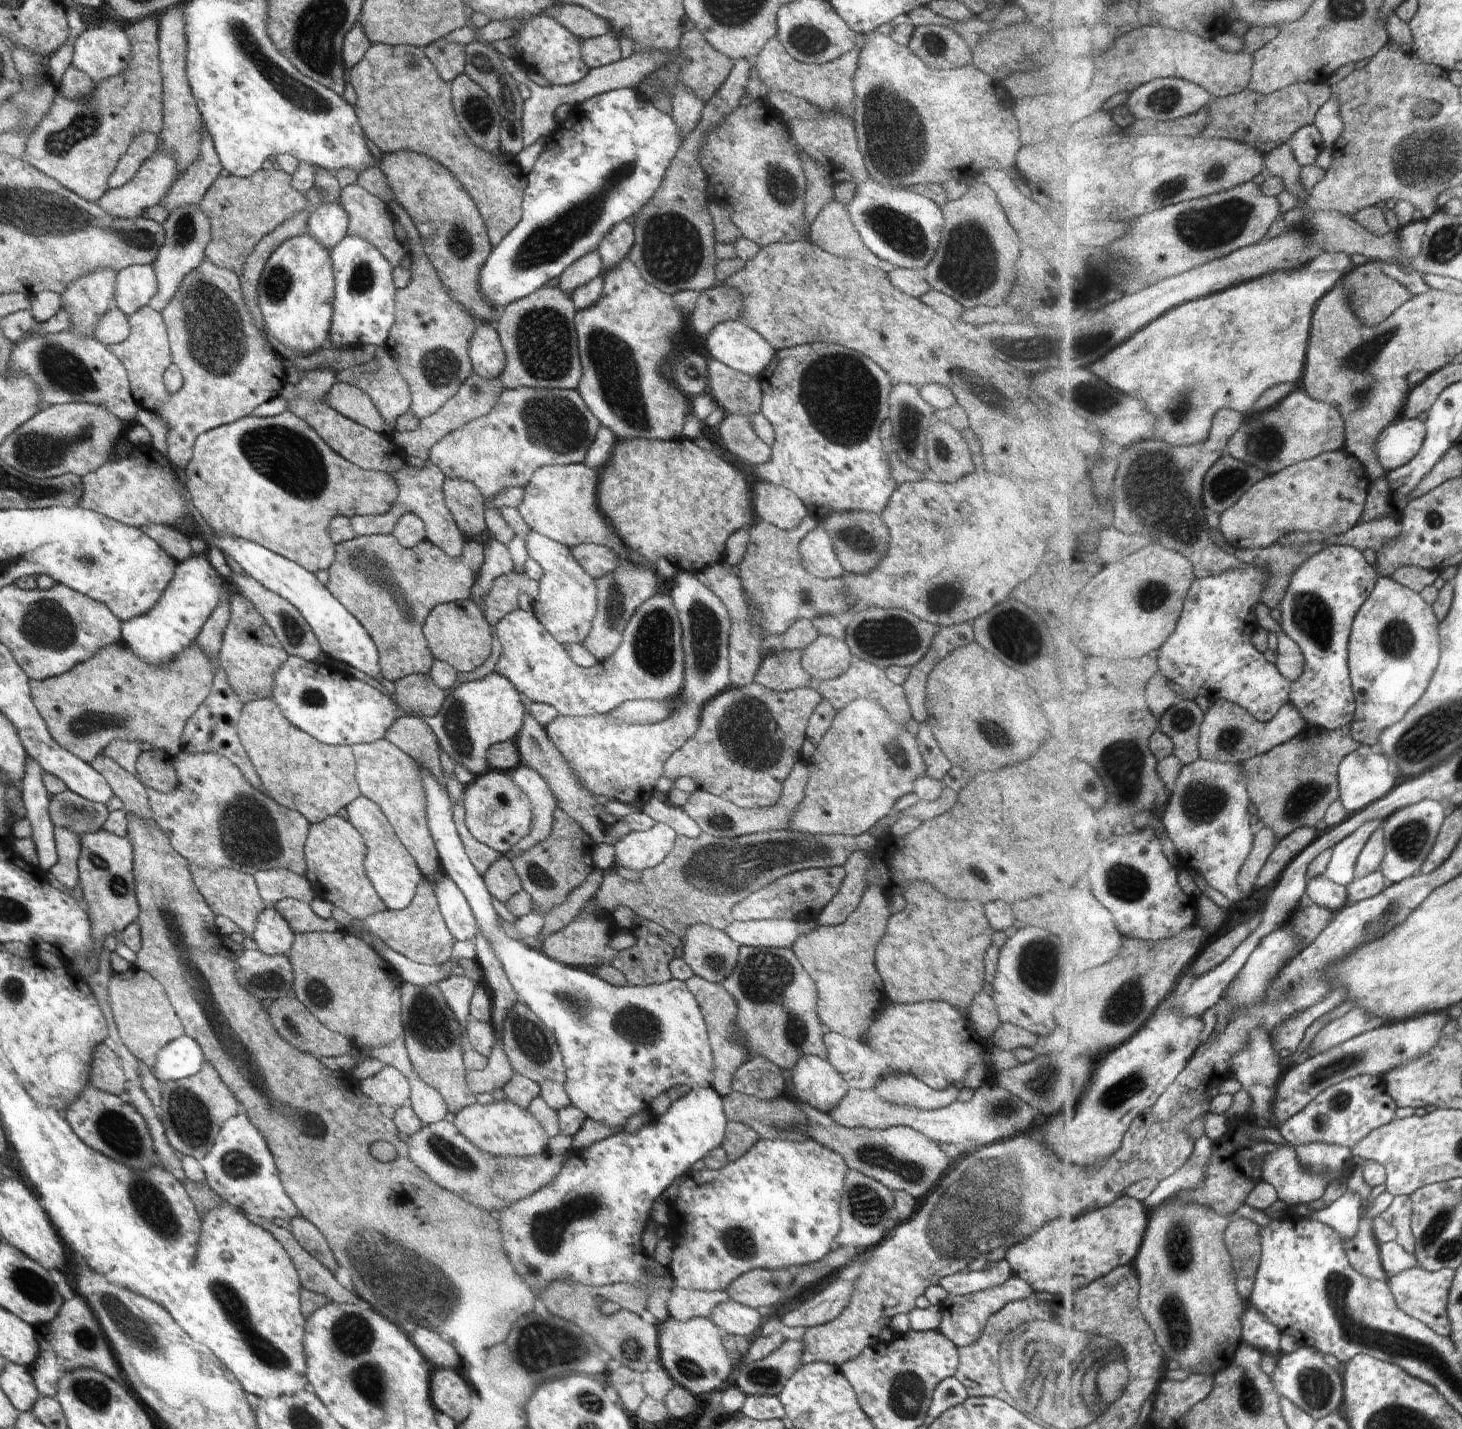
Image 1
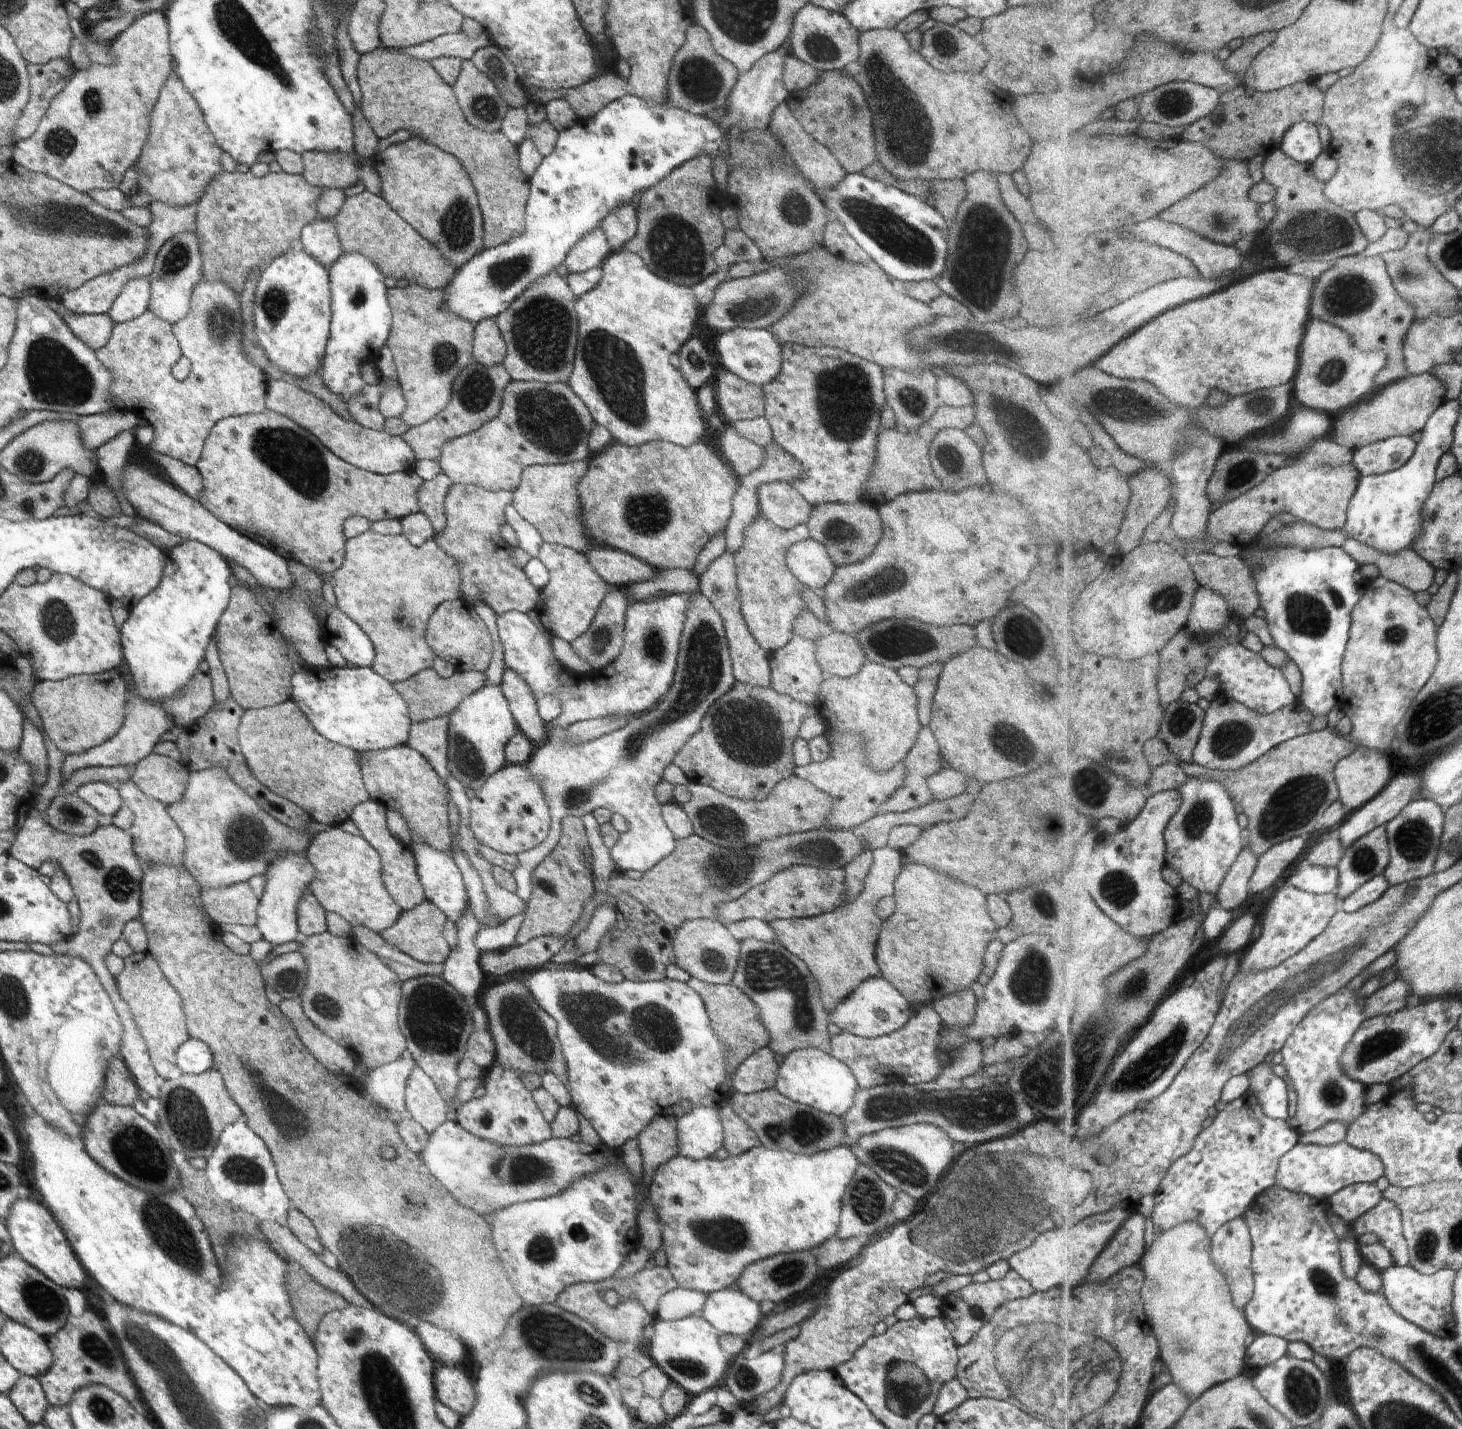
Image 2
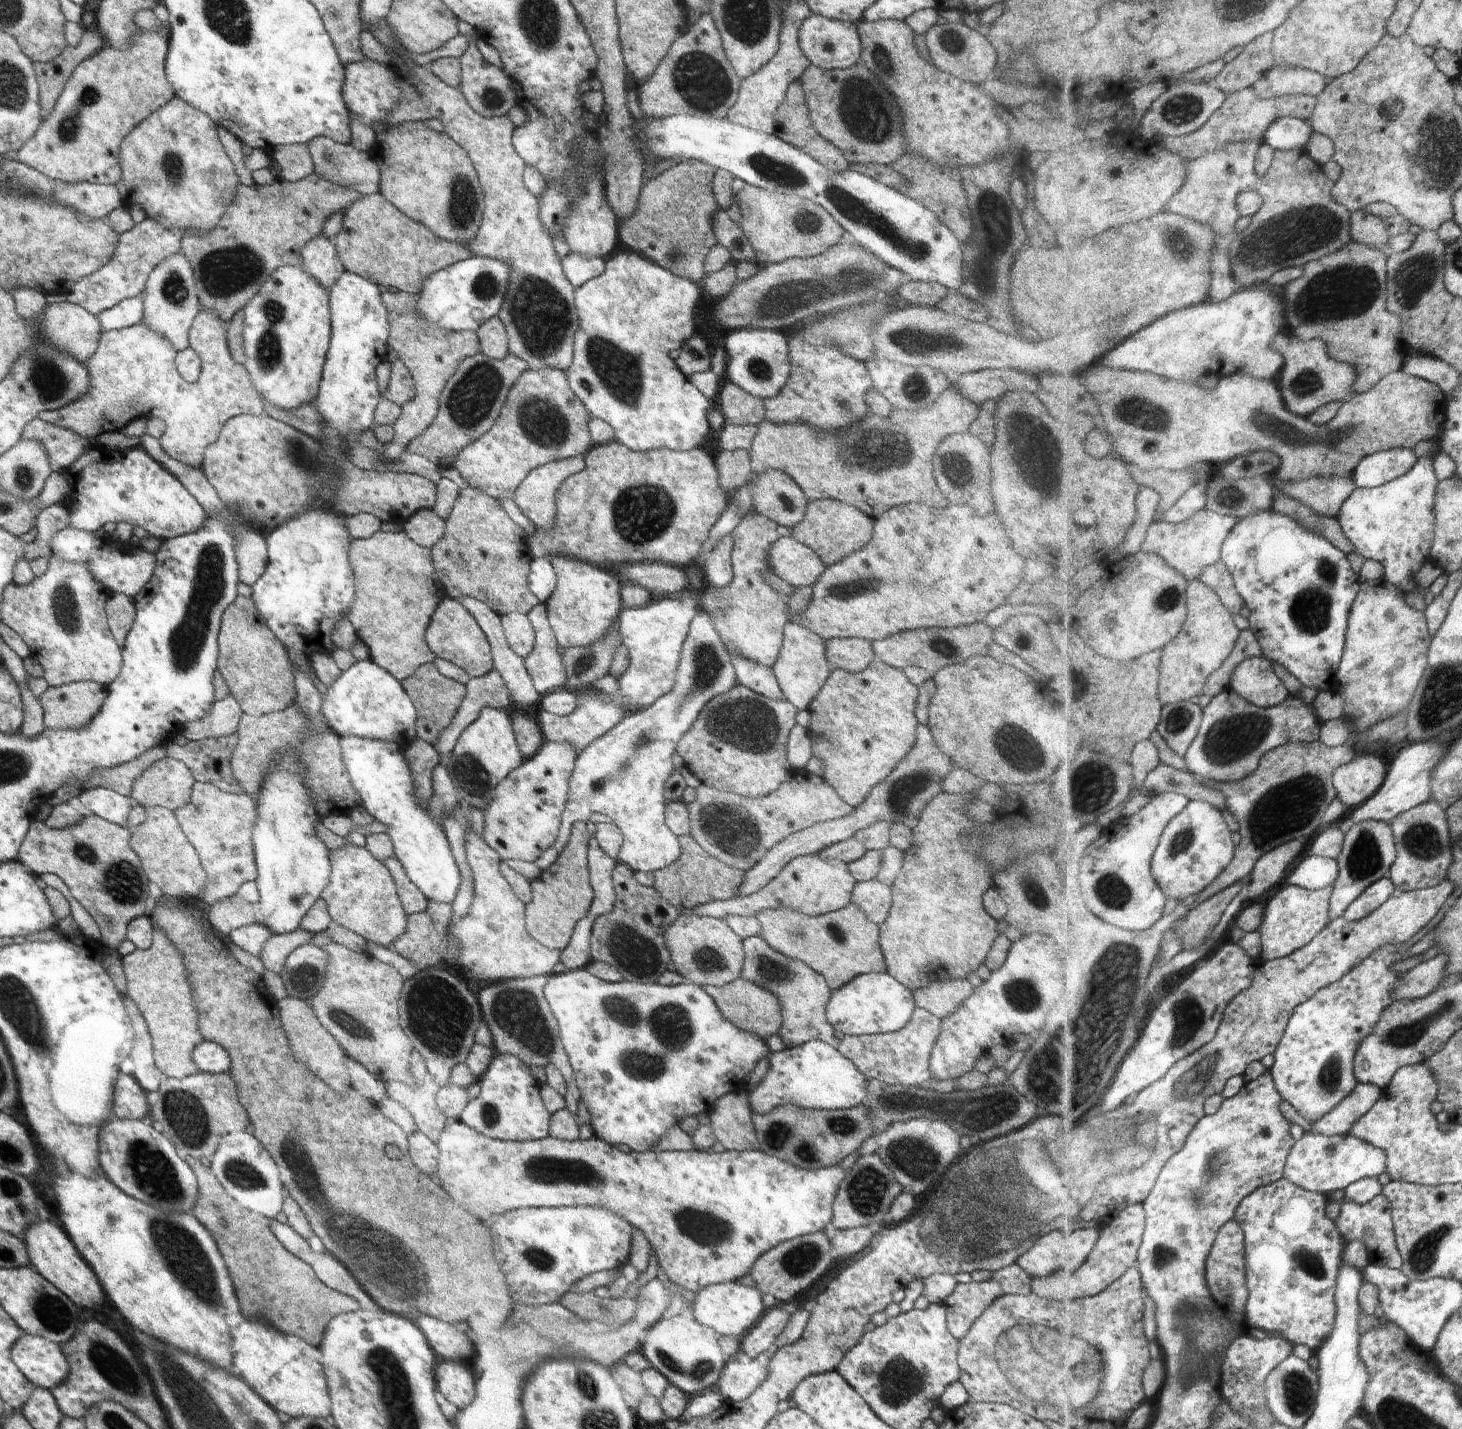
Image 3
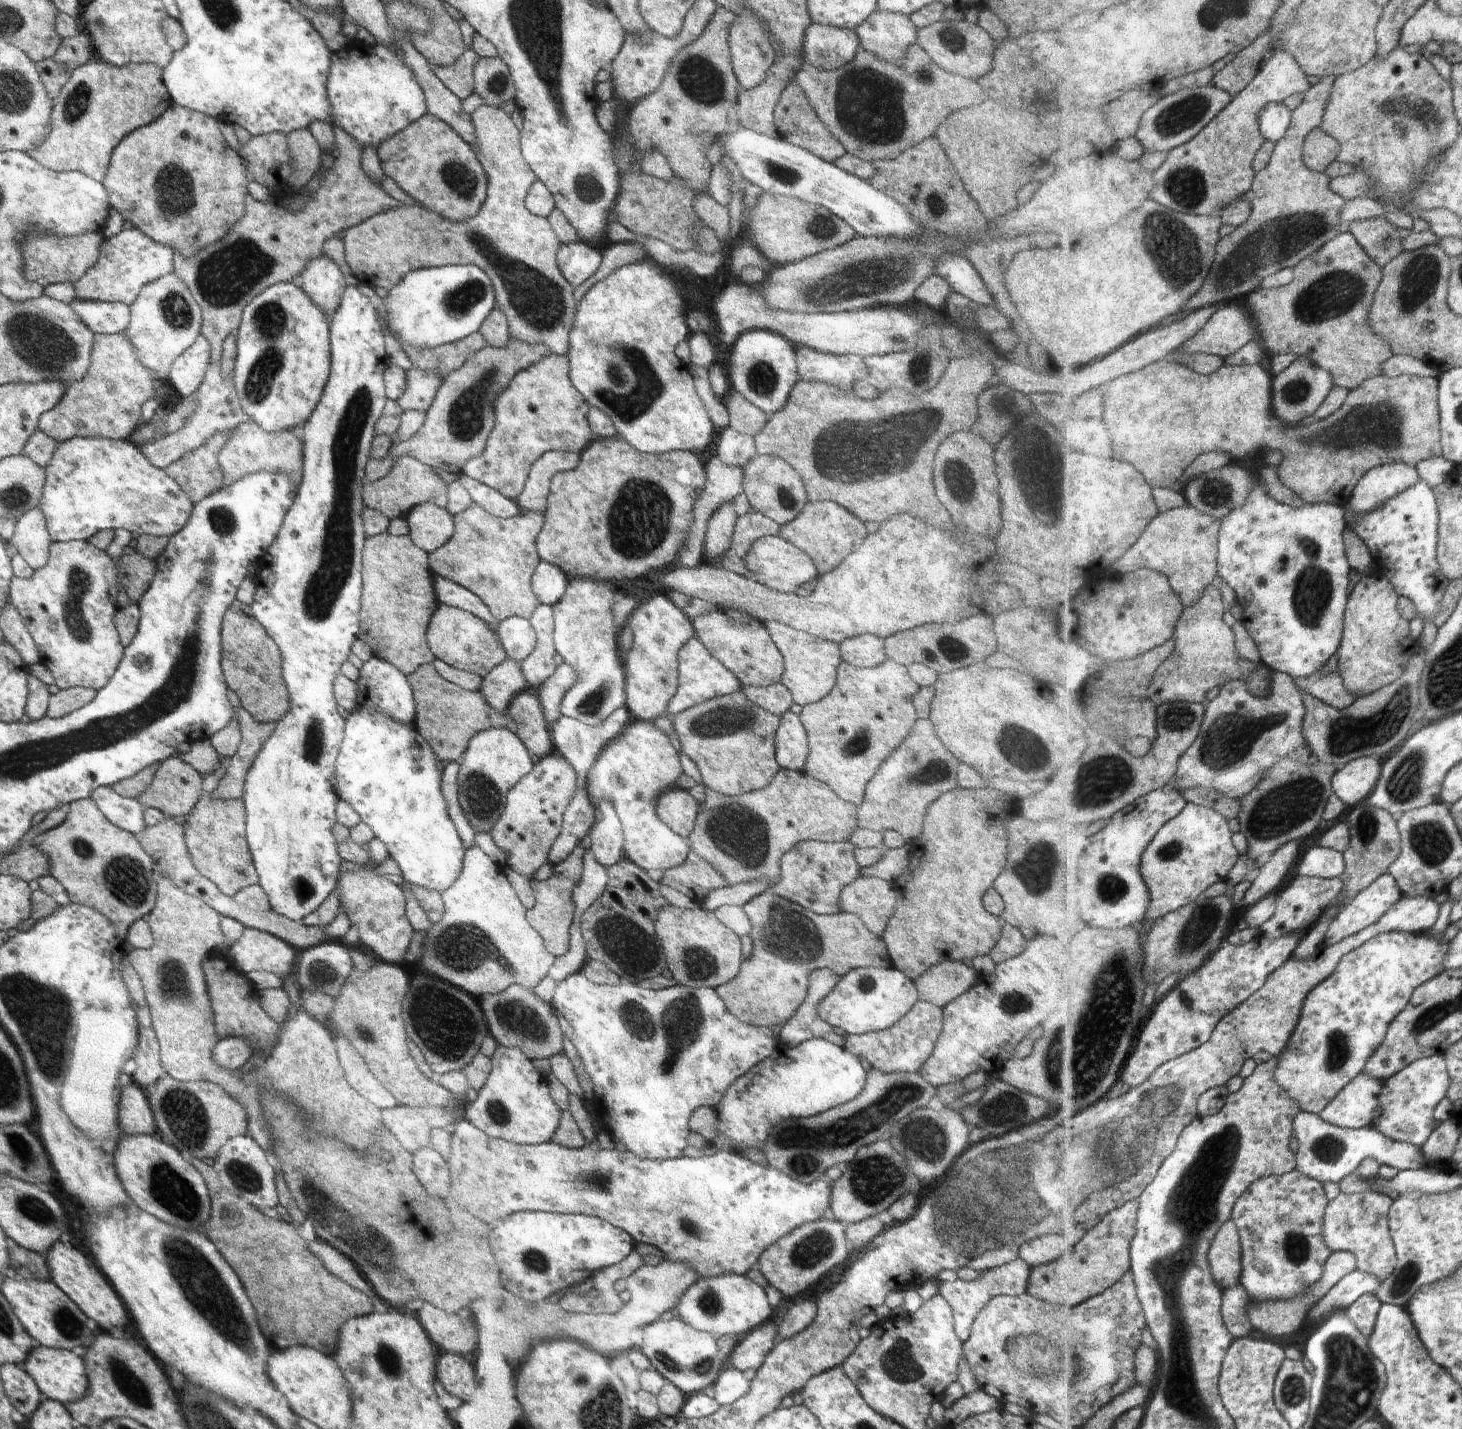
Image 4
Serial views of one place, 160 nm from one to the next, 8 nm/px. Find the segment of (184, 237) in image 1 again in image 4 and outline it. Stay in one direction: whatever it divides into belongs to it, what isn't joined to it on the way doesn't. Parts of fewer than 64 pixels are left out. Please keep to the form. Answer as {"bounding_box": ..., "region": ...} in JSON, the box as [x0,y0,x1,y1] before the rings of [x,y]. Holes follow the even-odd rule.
{"bounding_box":[123,274,201,378],"region":[[[176,274],[162,276],[146,284],[136,301],[130,306],[131,320],[123,334],[134,346],[140,362],[156,372],[160,378],[168,378],[172,362],[178,359],[201,335],[201,309],[194,300],[184,280]]]}

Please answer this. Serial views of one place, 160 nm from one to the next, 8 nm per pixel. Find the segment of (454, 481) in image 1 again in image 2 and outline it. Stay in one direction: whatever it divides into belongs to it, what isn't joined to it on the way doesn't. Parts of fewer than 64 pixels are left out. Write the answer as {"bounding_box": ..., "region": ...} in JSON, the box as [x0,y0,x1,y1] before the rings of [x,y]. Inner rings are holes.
{"bounding_box":[433,483,540,616],"region":[[[454,483],[444,502],[447,525],[442,533],[433,538],[438,547],[459,567],[461,599],[470,604],[475,601],[484,602],[497,616],[509,611],[520,613],[532,611],[540,601],[540,590],[532,586],[523,570],[511,562],[511,547],[500,535],[501,528],[507,523],[505,509],[511,505],[512,498],[512,491],[486,491],[475,485]]]}

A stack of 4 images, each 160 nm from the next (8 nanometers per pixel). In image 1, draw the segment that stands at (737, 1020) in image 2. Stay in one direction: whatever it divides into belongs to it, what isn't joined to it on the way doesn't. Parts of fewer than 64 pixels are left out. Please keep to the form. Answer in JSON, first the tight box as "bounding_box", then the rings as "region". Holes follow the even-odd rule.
{"bounding_box":[685,975,752,1098],"region":[[[694,975],[685,984],[696,1002],[698,1002],[704,1016],[714,1060],[714,1080],[712,1080],[711,1088],[716,1090],[720,1097],[724,1098],[733,1092],[732,1076],[734,1076],[734,1072],[752,1058],[752,1056],[748,1056],[748,1050],[744,1048],[744,1044],[738,1042],[738,1030],[736,1030],[736,1024],[734,1024],[737,1012],[736,1002],[732,1000],[732,996],[724,990],[720,983],[710,983]]]}

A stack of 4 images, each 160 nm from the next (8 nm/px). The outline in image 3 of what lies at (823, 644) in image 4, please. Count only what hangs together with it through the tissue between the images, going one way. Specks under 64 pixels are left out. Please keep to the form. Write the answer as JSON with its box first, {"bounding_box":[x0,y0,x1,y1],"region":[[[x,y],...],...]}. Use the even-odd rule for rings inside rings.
{"bounding_box":[771,623,833,711],"region":[[[786,623],[784,626],[782,646],[776,662],[771,668],[785,699],[798,711],[807,710],[832,672],[833,668],[826,660],[824,642],[825,640],[822,640],[818,634],[810,632],[808,628],[804,628],[800,624]]]}

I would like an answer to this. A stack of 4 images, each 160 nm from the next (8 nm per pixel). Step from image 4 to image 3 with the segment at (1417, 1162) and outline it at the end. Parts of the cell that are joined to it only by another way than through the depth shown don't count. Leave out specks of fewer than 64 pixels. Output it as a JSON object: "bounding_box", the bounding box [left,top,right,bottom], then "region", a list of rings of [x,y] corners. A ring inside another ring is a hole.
{"bounding_box":[1282,1100,1388,1197],"region":[[[1288,1100],[1282,1102],[1282,1114],[1292,1122],[1299,1124],[1305,1130],[1305,1135],[1295,1144],[1287,1162],[1287,1177],[1296,1186],[1306,1190],[1322,1192],[1329,1197],[1342,1196],[1344,1191],[1352,1184],[1382,1176],[1388,1171],[1388,1153],[1382,1148],[1360,1140],[1358,1136],[1350,1133],[1344,1136],[1326,1136],[1314,1134],[1313,1124],[1304,1116],[1300,1116],[1298,1109]]]}

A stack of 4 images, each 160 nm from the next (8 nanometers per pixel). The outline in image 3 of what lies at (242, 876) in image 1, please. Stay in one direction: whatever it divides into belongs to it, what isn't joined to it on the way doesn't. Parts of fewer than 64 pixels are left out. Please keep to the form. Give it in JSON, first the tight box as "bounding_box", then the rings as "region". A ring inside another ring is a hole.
{"bounding_box":[208,896,260,935],"region":[[[242,896],[224,898],[210,905],[208,921],[216,931],[228,935],[232,929],[260,922],[258,905],[244,900]]]}

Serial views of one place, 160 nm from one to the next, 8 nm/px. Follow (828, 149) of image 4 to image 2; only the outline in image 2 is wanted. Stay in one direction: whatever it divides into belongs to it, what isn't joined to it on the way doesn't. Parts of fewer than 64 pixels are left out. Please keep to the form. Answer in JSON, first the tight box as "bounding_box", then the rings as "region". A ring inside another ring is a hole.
{"bounding_box":[768,101,846,202],"region":[[[787,101],[774,108],[768,130],[776,139],[780,139],[779,142],[796,163],[796,168],[802,172],[804,178],[814,187],[822,202],[823,192],[833,185],[839,184],[846,177],[846,170],[835,160],[832,152],[806,133],[802,124],[790,111]]]}

